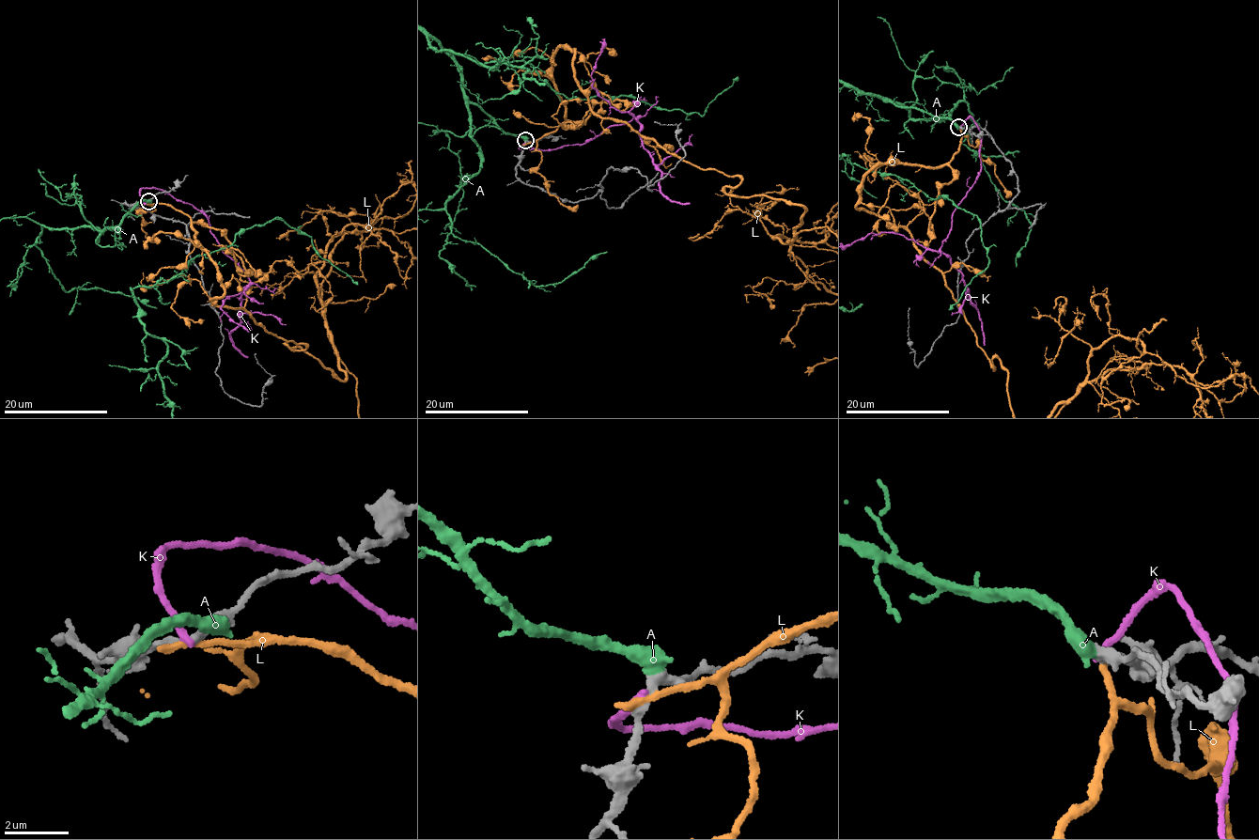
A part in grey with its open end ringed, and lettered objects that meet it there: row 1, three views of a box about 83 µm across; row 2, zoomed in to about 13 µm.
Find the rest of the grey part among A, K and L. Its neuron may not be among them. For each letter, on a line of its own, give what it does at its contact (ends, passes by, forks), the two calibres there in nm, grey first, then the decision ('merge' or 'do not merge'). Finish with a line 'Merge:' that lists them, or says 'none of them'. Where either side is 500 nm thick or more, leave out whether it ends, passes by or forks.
A: 320/550 nm | merge
K: it ends | 280/220 nm | do not merge
L: it ends | 240/280 nm | do not merge
Merge: A

